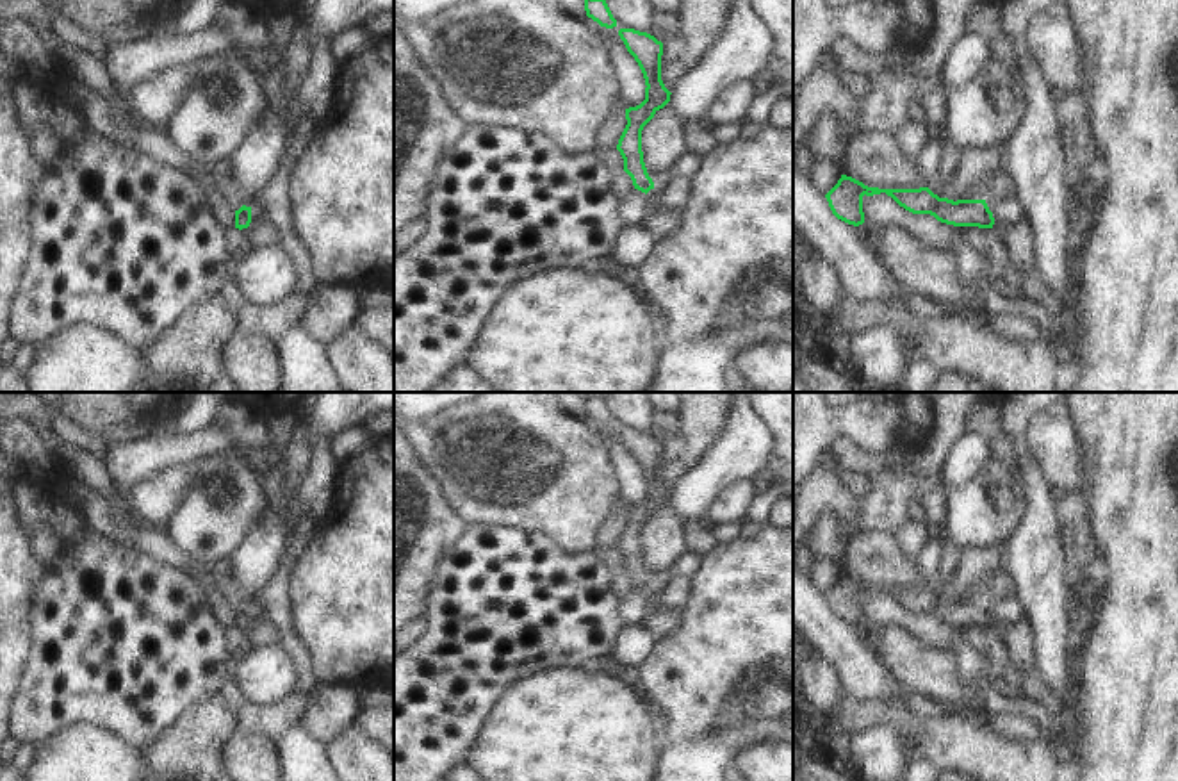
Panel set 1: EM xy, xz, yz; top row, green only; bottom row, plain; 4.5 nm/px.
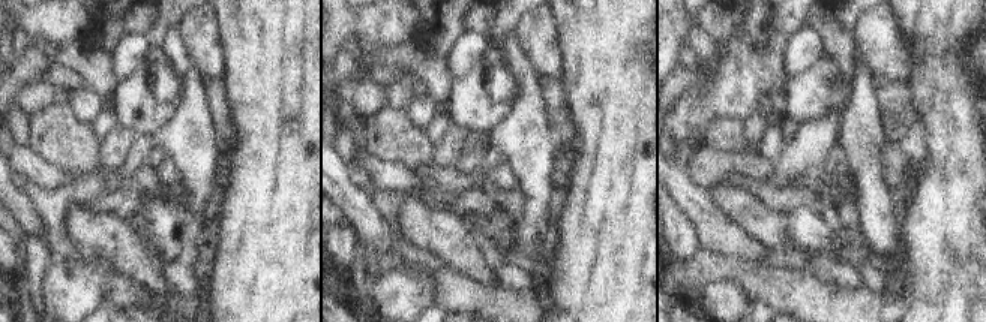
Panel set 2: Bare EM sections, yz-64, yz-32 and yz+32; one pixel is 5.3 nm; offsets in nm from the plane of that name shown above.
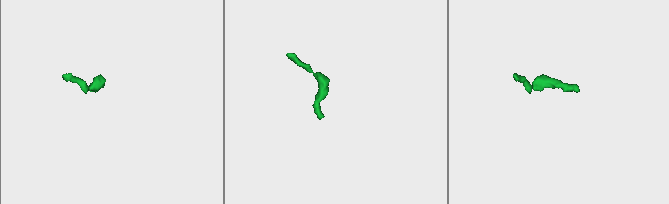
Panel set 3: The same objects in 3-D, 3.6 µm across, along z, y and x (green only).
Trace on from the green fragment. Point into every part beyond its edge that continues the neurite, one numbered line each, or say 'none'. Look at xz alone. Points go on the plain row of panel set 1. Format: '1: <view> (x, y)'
1: xz (658, 621)

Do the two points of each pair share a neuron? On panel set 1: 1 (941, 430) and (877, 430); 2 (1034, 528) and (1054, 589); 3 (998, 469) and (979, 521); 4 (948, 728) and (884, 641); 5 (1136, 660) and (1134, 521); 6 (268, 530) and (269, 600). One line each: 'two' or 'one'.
1: two
2: one
3: one
4: two
5: one
6: two

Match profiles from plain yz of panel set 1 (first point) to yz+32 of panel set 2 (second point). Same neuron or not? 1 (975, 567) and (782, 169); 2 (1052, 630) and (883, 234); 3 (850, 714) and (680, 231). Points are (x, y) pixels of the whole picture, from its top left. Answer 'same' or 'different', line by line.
1: same
2: same
3: different

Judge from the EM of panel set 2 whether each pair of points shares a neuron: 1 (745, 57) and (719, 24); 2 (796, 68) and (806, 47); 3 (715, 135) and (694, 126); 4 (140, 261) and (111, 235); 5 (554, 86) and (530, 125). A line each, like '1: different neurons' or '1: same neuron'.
1: different neurons
2: same neuron
3: different neurons
4: same neuron
5: different neurons

